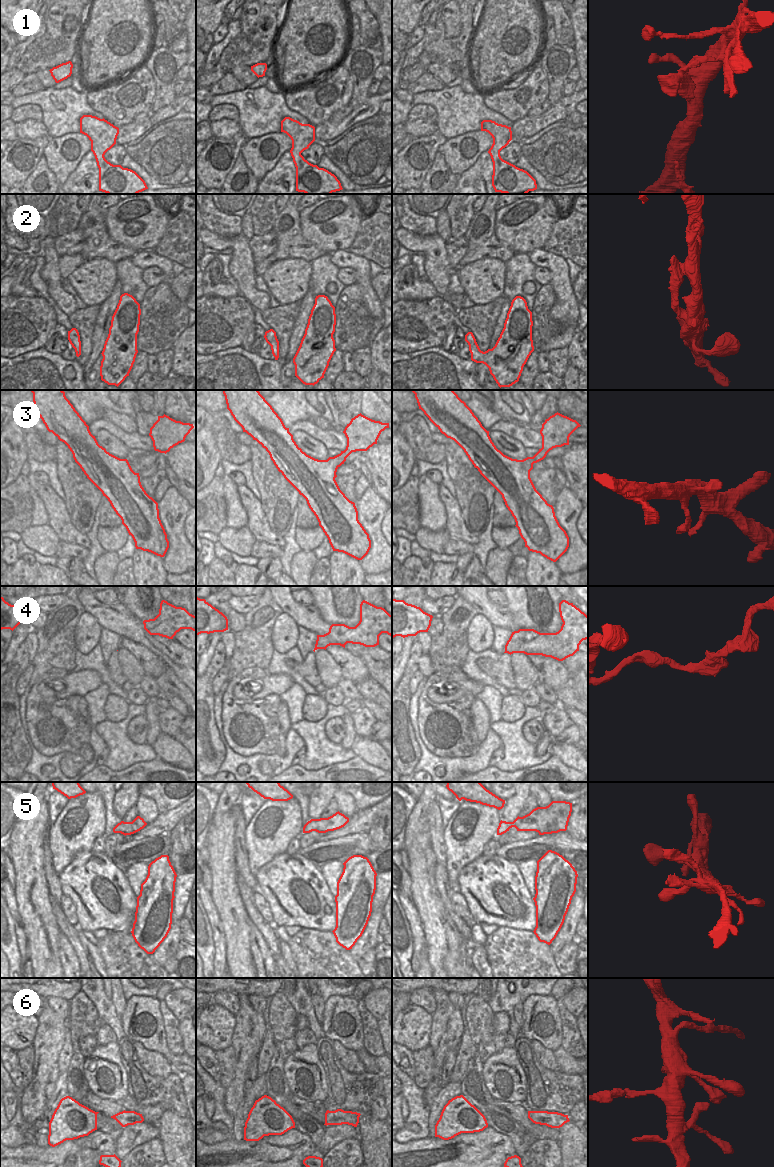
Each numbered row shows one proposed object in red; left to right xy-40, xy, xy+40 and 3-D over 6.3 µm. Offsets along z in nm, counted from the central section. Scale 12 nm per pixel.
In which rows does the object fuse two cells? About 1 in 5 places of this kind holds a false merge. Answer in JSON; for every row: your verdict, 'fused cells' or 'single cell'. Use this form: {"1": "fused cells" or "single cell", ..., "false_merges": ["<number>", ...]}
{"1": "single cell", "2": "single cell", "3": "single cell", "4": "single cell", "5": "single cell", "6": "single cell", "false_merges": []}

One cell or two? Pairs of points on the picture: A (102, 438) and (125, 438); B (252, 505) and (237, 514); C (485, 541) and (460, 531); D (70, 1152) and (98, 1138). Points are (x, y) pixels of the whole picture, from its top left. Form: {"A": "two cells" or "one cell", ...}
{"A": "two cells", "B": "two cells", "C": "two cells", "D": "one cell"}

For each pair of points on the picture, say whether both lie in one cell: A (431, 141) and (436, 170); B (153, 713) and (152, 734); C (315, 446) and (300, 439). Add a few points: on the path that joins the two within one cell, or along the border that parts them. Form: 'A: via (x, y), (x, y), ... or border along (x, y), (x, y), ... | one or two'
A: border along (437, 150), (433, 162), (423, 179) | two
B: via (153, 718), (153, 729) | one
C: via (311, 446), (304, 441) | one

